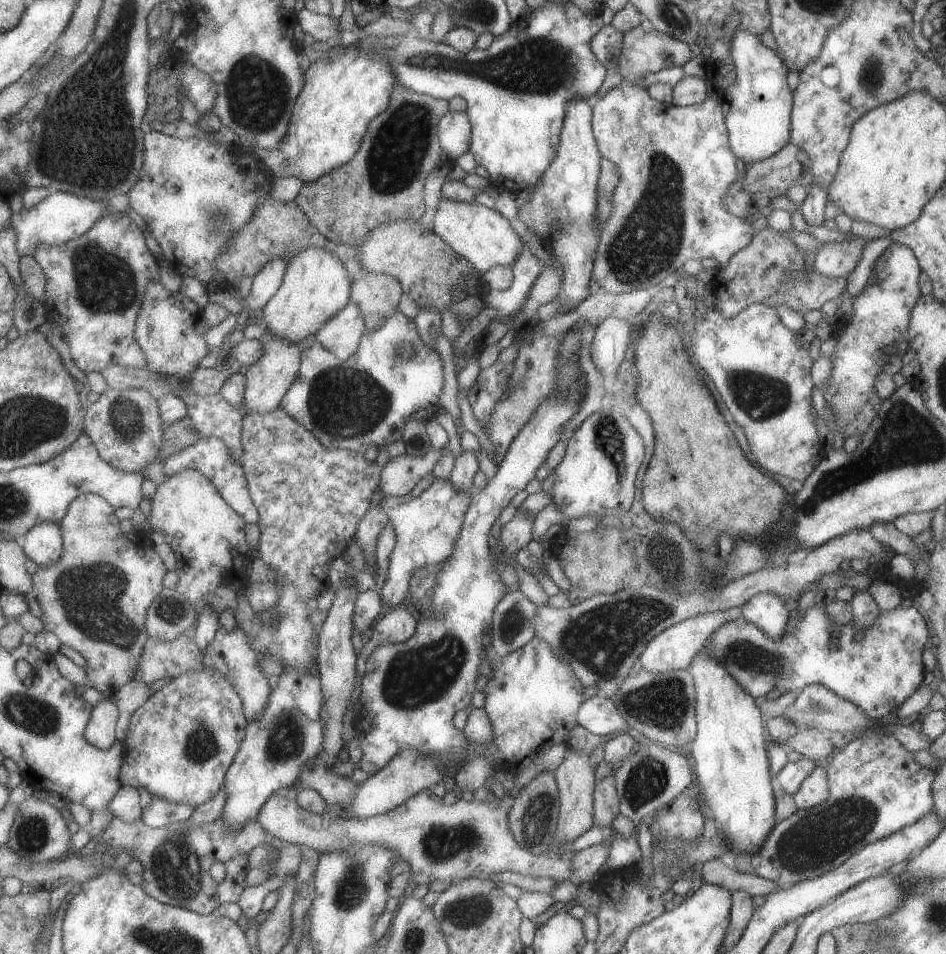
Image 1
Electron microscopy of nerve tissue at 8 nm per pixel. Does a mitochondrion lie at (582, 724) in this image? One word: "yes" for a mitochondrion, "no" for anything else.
no

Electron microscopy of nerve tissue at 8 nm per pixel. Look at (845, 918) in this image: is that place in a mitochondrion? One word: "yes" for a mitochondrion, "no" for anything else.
no

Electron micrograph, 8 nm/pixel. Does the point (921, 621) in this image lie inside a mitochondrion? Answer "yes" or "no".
no

